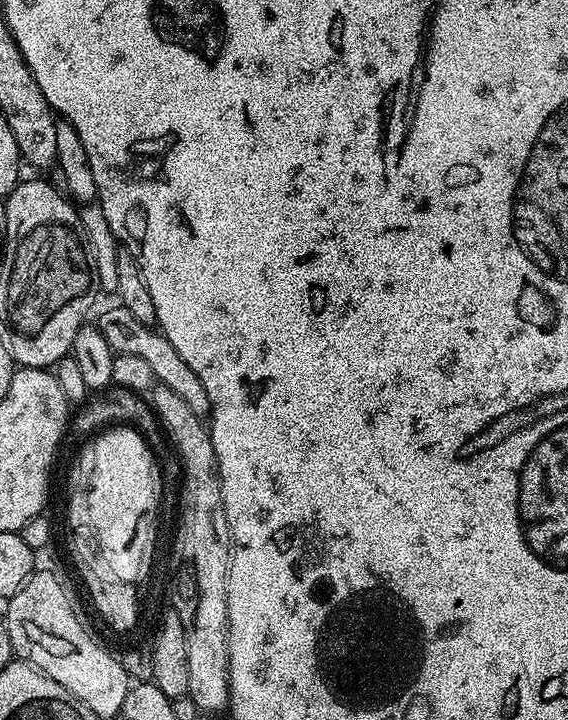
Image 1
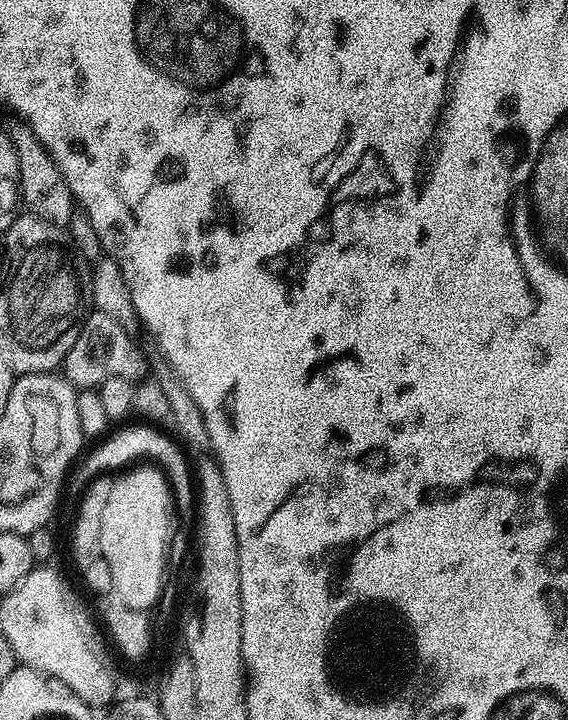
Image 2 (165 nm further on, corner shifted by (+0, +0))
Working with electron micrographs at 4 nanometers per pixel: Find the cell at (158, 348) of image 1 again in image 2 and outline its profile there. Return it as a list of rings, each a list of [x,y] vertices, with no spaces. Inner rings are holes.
[[[95,310],[89,312],[80,327],[78,338],[74,338],[74,346],[70,346],[70,354],[66,354],[62,365],[62,375],[73,388],[99,389],[102,382],[112,376],[122,380],[139,381],[146,372],[146,361],[141,345],[110,314],[102,314]]]

